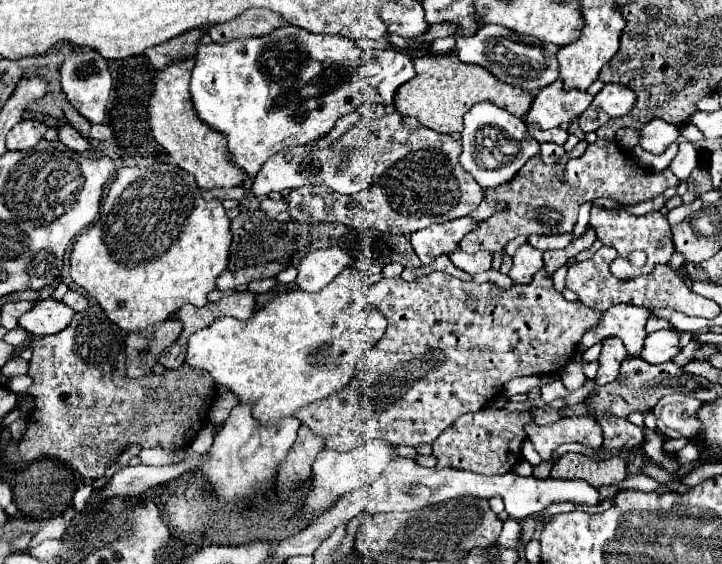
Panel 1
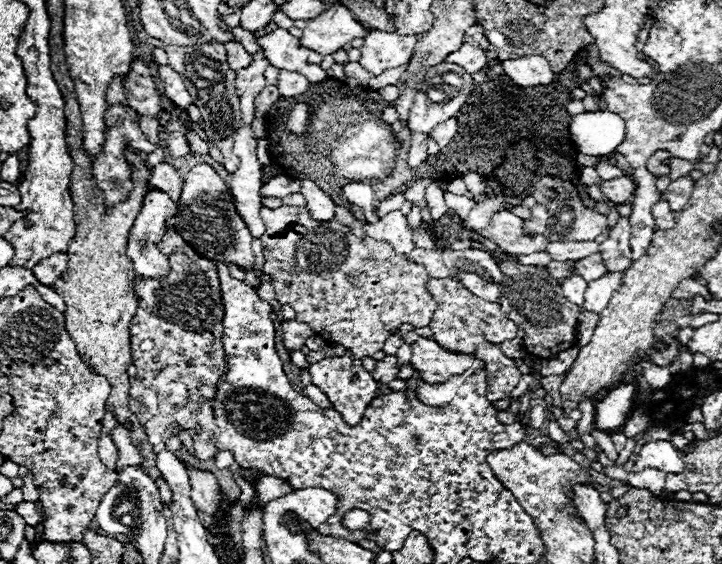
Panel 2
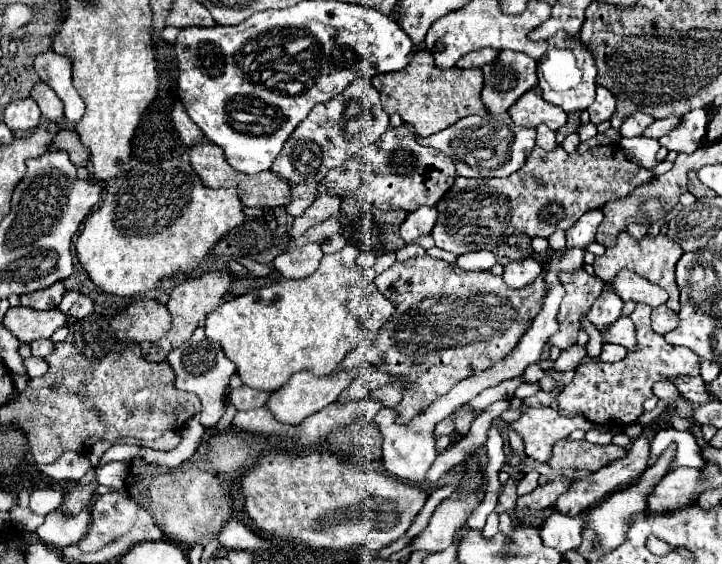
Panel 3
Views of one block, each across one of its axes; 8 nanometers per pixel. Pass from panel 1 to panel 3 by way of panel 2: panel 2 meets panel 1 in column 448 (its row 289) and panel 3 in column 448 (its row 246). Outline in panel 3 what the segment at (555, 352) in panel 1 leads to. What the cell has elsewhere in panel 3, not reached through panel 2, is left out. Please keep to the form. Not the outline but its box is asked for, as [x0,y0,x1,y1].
[376,256,546,424]

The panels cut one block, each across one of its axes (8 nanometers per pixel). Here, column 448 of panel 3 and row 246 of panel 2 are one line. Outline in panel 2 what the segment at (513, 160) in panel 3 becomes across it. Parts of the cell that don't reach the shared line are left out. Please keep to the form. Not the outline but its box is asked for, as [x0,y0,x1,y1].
[126,186,176,280]

